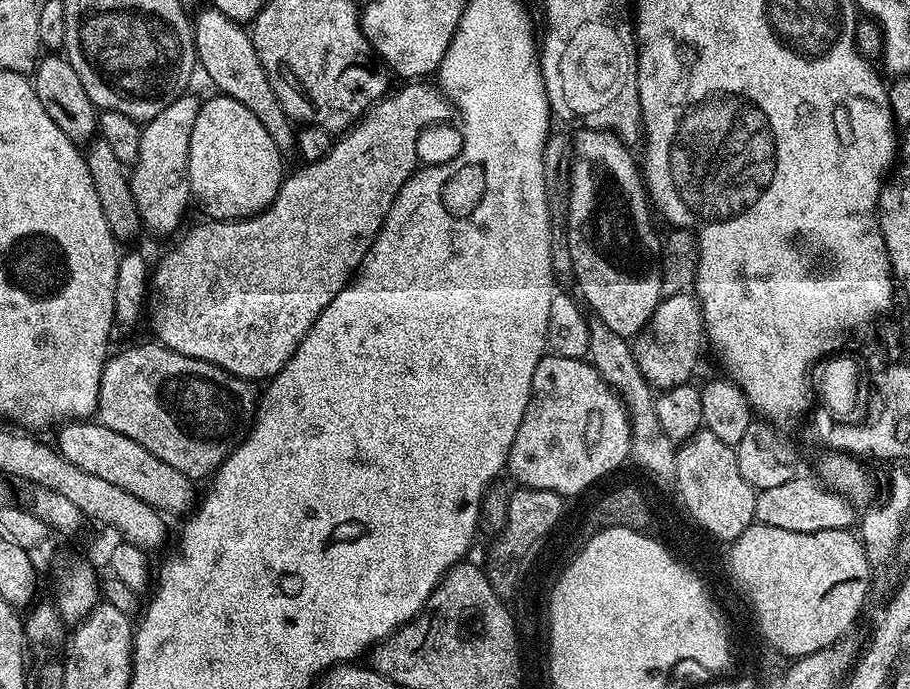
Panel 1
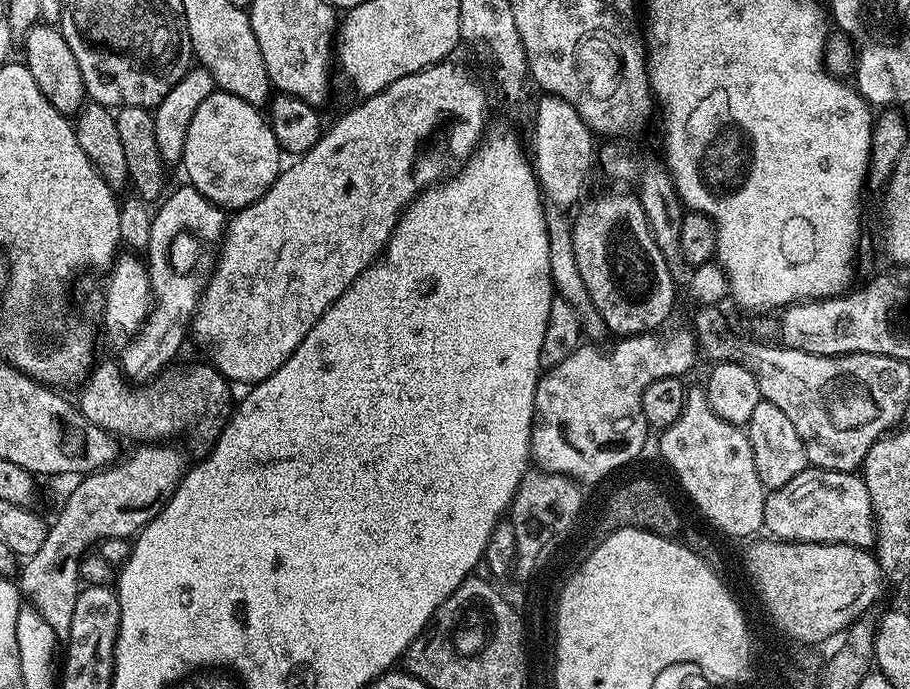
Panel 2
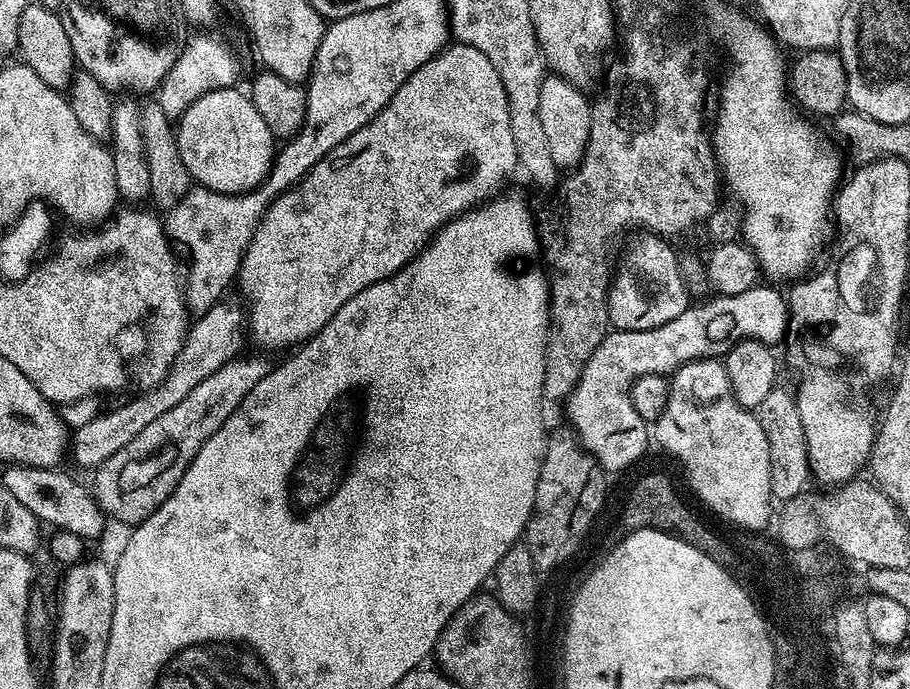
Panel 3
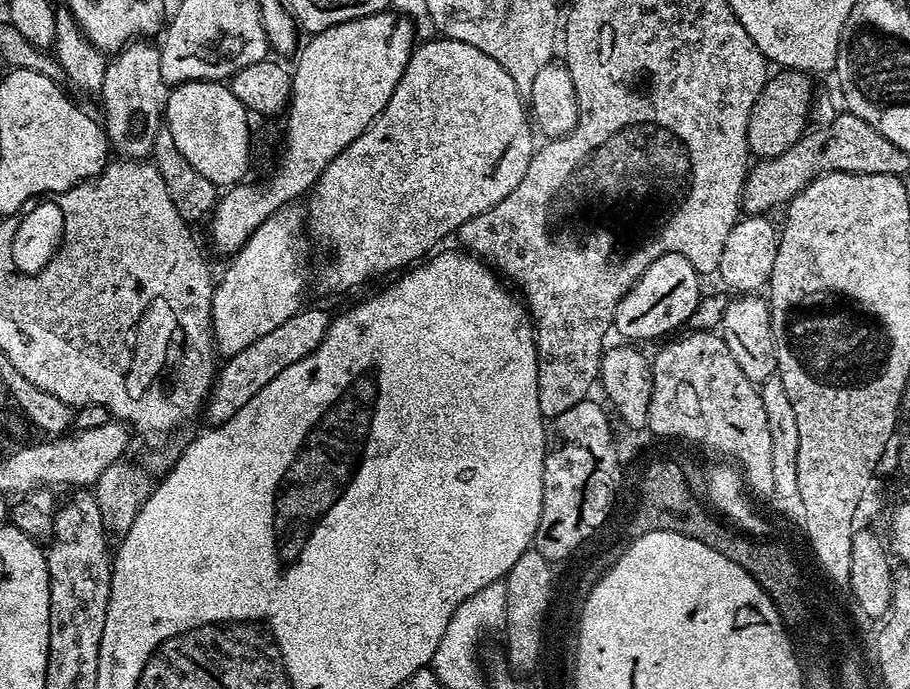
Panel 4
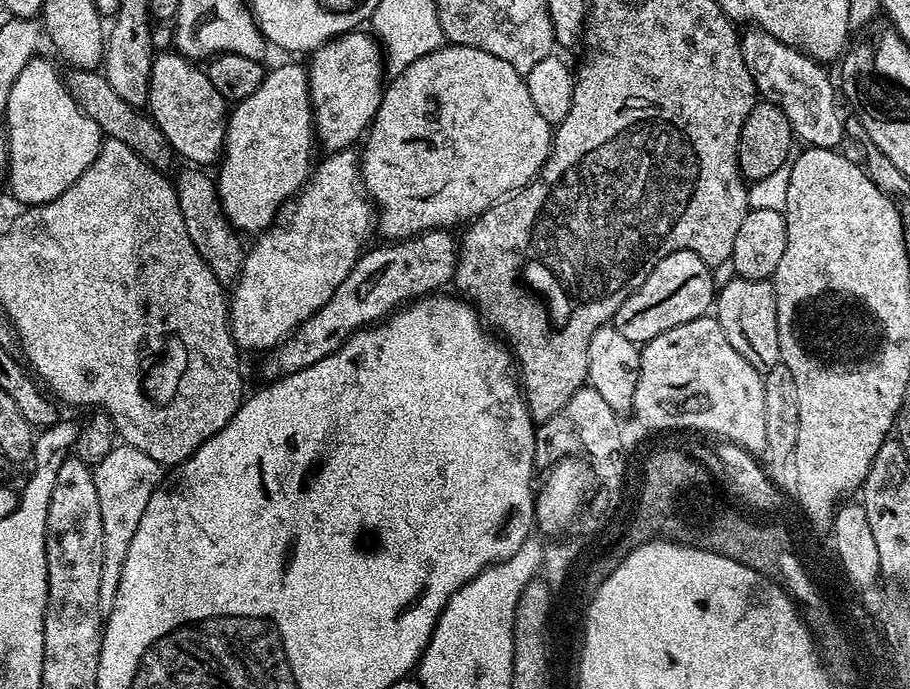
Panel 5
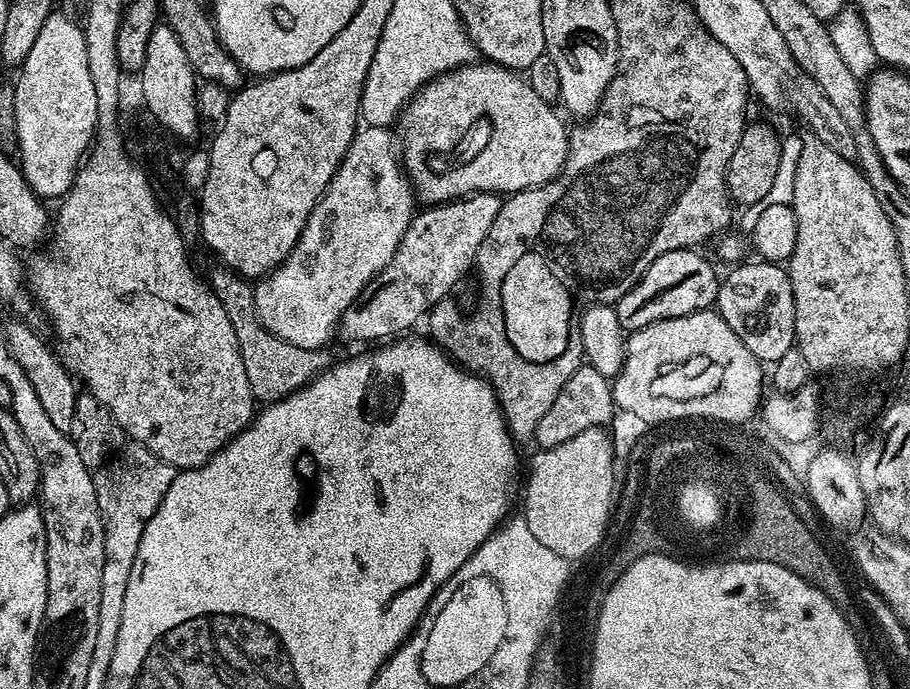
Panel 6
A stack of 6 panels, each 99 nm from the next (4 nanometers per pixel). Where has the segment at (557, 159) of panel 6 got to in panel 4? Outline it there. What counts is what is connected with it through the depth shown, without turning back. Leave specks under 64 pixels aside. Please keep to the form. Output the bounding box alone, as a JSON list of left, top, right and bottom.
[306,38,534,292]

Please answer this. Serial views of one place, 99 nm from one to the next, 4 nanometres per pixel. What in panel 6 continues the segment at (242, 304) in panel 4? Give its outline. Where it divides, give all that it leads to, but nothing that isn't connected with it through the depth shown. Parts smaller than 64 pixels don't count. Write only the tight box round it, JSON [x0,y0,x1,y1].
[254,127,418,348]

